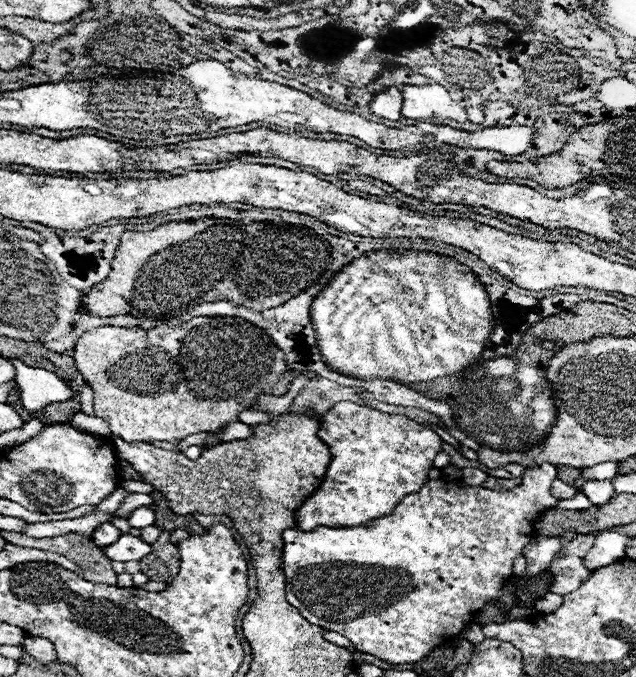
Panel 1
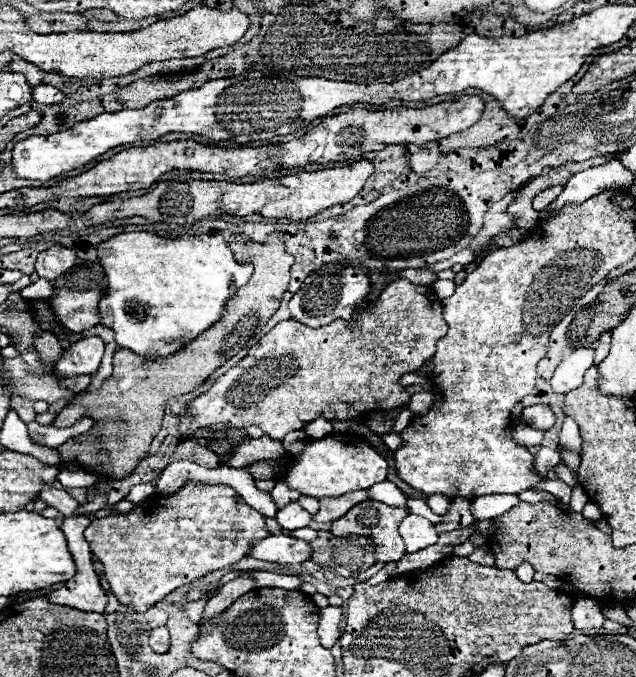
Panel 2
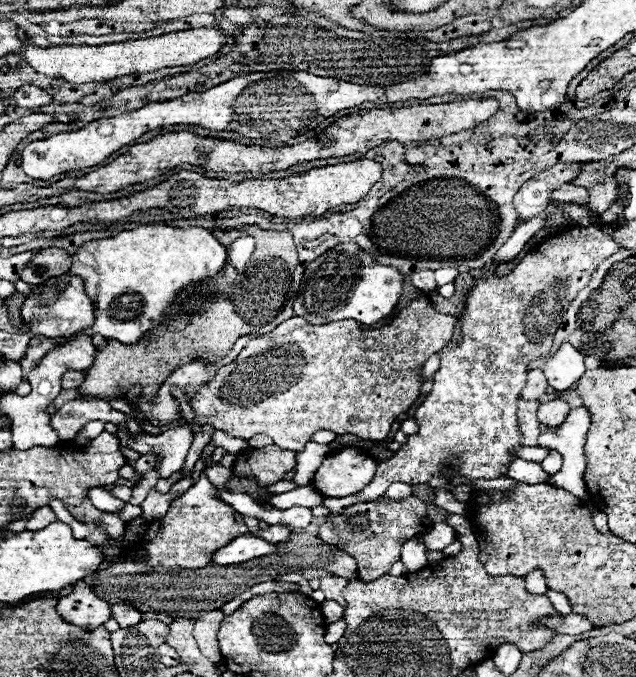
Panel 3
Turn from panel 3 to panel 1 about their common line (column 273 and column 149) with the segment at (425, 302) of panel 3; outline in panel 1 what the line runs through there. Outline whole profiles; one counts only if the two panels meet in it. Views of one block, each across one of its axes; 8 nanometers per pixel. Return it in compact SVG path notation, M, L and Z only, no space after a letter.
M192 318L190 322L184 322L180 326L158 326L152 330L126 330L126 328L118 328L118 326L102 326L96 330L86 332L74 348L74 364L78 368L78 372L82 374L82 378L86 380L86 384L94 390L94 412L100 418L106 418L106 422L110 424L110 430L114 436L124 438L126 442L134 442L134 440L182 440L190 434L198 434L198 432L216 432L222 426L226 426L228 422L236 422L236 414L242 412L258 394L274 394L274 396L282 396L288 392L290 388L290 370L284 364L284 354L274 346L274 342L270 340L270 336L266 336L262 330L258 330L256 326L252 326L250 322L242 320L242 318Z

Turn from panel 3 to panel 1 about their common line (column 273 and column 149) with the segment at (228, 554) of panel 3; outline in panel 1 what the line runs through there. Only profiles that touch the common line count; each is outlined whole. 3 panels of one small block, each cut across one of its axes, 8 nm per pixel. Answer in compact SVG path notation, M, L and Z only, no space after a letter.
M124 534L124 536L120 536L114 544L106 546L106 548L104 548L104 554L106 554L110 560L132 562L132 560L144 558L146 554L150 554L150 550L152 550L152 546L150 546L148 542L144 542L142 538Z

